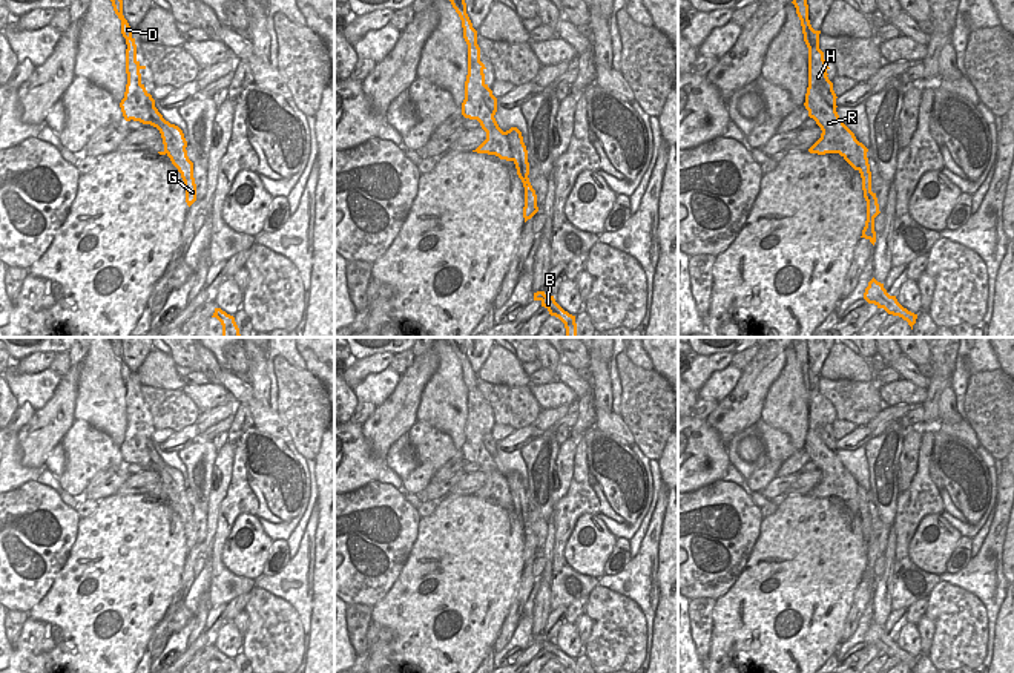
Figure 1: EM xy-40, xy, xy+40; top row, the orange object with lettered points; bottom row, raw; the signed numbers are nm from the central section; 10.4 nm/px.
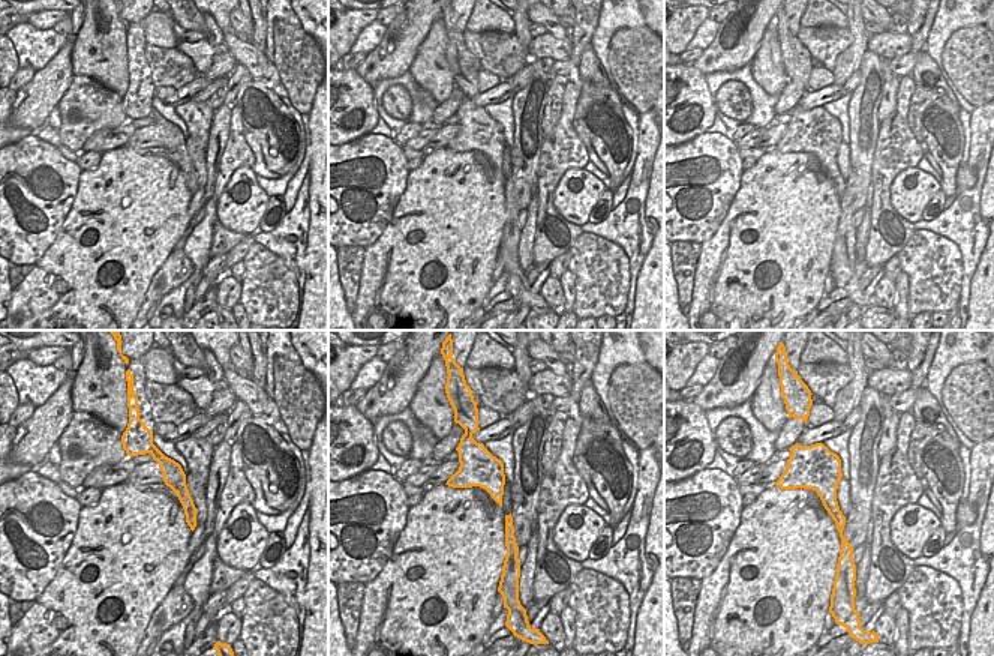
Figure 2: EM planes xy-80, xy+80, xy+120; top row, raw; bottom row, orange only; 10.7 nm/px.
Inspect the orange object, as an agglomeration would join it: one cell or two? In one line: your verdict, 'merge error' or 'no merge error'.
merge error

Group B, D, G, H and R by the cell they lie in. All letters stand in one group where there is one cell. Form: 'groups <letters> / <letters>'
groups B D G H / R

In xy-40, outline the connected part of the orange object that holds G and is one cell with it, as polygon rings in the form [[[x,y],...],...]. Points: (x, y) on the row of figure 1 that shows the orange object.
[[[110,0],[115,14],[121,20],[121,34],[126,38],[126,74],[127,74],[127,84],[124,98],[120,103],[123,117],[126,121],[138,121],[140,118],[144,123],[150,123],[150,126],[156,127],[161,133],[164,152],[170,158],[172,164],[181,173],[186,189],[186,202],[190,207],[196,201],[196,184],[193,178],[193,163],[187,156],[187,141],[184,138],[183,130],[170,124],[163,118],[163,115],[155,107],[155,100],[146,90],[144,84],[141,83],[141,66],[137,60],[137,44],[135,38],[132,37],[132,28],[129,26],[127,20],[123,15],[123,0]]]

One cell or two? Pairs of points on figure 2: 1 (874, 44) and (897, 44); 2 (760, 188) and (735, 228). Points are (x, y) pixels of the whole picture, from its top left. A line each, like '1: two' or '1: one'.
1: one
2: one

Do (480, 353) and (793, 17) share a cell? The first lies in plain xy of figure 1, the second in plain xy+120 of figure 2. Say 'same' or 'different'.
same

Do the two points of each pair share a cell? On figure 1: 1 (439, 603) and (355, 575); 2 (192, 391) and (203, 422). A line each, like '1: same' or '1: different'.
1: different
2: different

